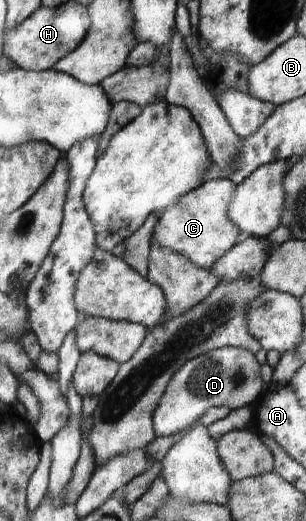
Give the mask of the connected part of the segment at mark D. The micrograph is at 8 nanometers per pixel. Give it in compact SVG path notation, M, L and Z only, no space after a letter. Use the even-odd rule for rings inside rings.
M224 347L201 354L188 361L175 378L171 378L171 386L166 387L165 393L158 403L153 415L153 429L156 437L177 435L180 431L197 424L207 412L215 407L225 406L233 411L253 405L257 398L263 380L259 372L259 362L255 354L241 348Z

